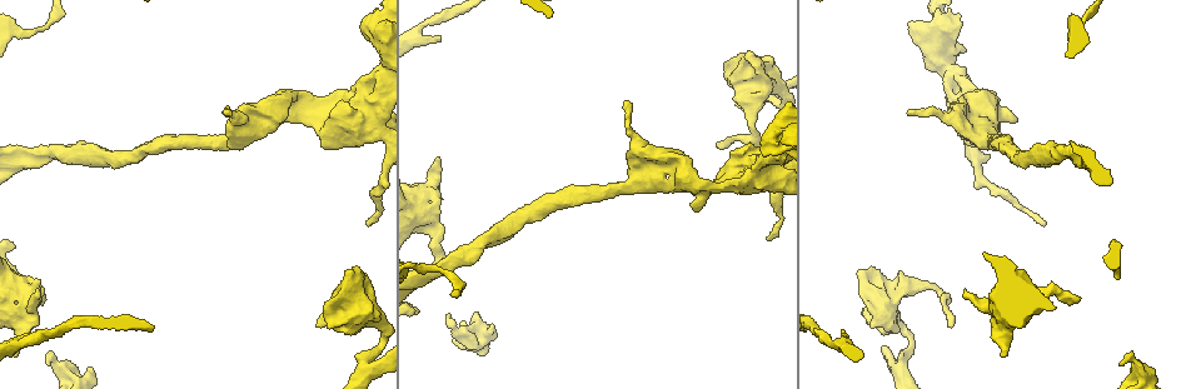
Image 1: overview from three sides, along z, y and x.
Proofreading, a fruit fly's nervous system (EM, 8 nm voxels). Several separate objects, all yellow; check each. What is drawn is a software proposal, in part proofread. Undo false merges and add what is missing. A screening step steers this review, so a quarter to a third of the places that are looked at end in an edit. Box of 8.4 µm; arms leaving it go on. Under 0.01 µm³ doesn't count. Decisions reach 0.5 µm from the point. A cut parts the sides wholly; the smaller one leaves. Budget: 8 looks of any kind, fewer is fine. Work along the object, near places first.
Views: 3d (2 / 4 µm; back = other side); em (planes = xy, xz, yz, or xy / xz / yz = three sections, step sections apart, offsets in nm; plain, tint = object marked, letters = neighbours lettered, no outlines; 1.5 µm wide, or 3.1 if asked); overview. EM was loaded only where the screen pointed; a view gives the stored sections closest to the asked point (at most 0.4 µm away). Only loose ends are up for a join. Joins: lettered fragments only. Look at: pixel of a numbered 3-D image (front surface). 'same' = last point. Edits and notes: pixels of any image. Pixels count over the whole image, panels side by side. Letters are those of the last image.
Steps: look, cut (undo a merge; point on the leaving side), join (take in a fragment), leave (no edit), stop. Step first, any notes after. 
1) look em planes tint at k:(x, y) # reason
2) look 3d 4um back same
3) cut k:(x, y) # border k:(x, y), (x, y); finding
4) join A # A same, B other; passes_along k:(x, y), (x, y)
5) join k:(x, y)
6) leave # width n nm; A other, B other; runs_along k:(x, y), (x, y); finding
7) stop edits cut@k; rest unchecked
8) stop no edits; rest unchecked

look em planes tint at 1:(1078, 300) # branch stops here

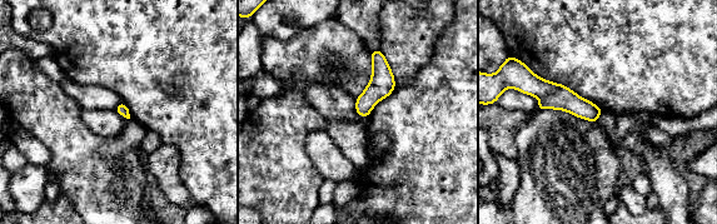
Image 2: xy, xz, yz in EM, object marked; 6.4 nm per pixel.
look em planes letters same # what lies round it

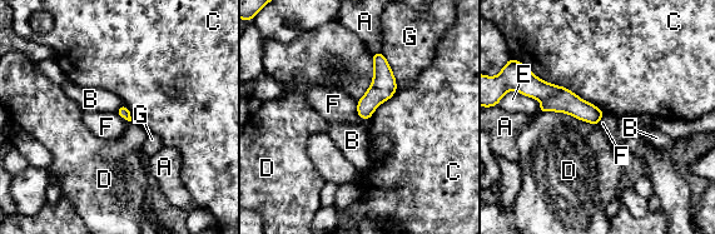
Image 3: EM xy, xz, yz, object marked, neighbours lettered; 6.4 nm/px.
leave # A other, B other, C other, D other, E other, F other, G other; runs_along 3:(530, 90), (542, 90), (600, 114); none of them fits

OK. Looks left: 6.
look 3d 2um back at 1:(223, 114) # branch stops here

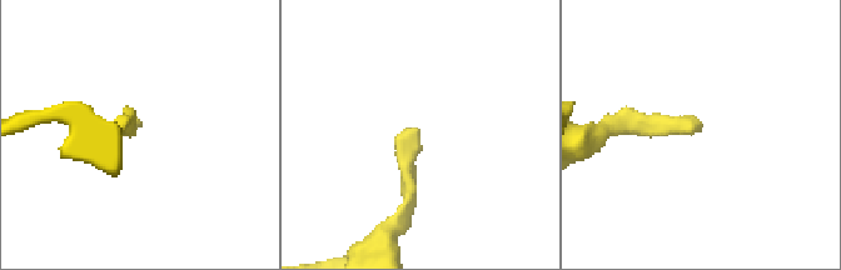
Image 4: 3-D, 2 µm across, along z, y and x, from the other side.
look em planes letters at 4:(414, 129)

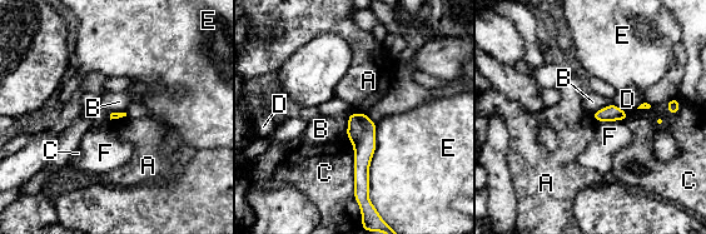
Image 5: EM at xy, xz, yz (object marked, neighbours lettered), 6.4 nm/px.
leave # longest_contact E 500 nm; A other, B other, C other, D other, E other, F other; none of them fits

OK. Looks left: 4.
look em yz step 4 tint at 1:(841, 329) # thin end

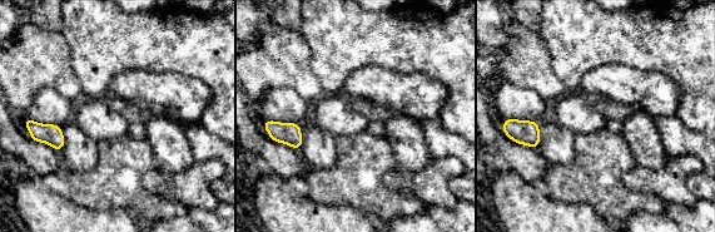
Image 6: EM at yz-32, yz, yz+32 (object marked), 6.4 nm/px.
look em planes letters same # cut it another way

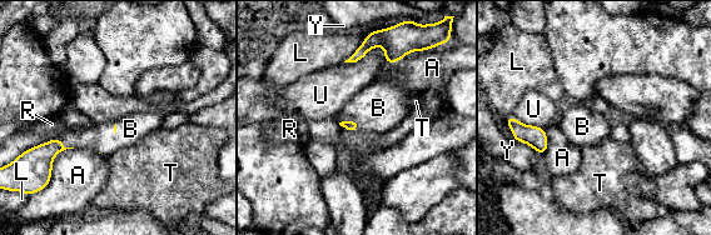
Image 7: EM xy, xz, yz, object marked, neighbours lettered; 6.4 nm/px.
join B # A other, B same, L other, R other, T other, U other, Y other; passes_along 7:(348, 125), (353, 121), (378, 108); it goes on there

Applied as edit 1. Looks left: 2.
stop edits join@7; rest unchecked

